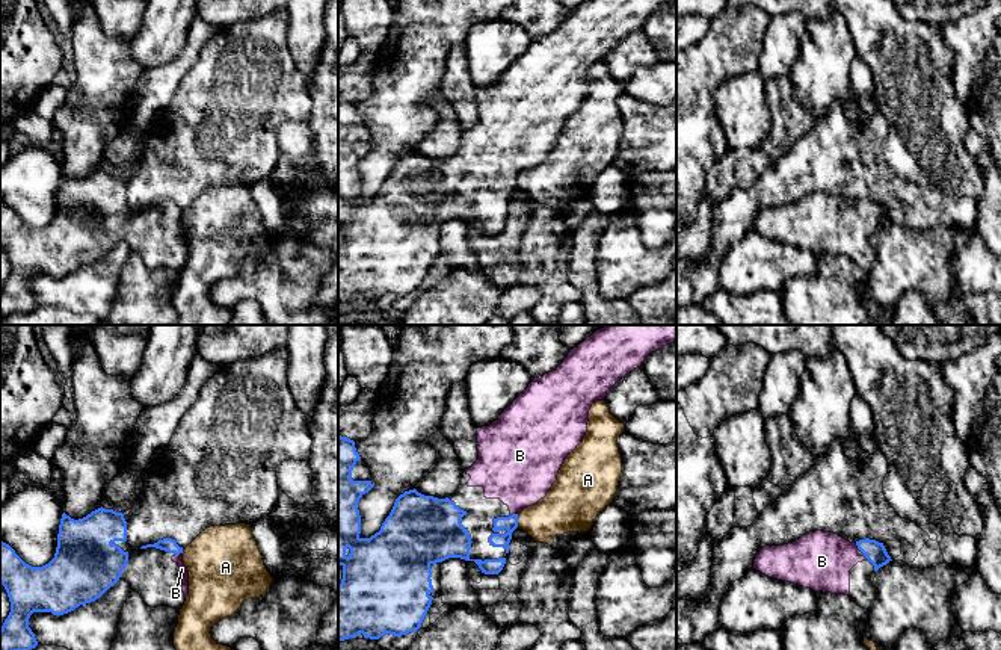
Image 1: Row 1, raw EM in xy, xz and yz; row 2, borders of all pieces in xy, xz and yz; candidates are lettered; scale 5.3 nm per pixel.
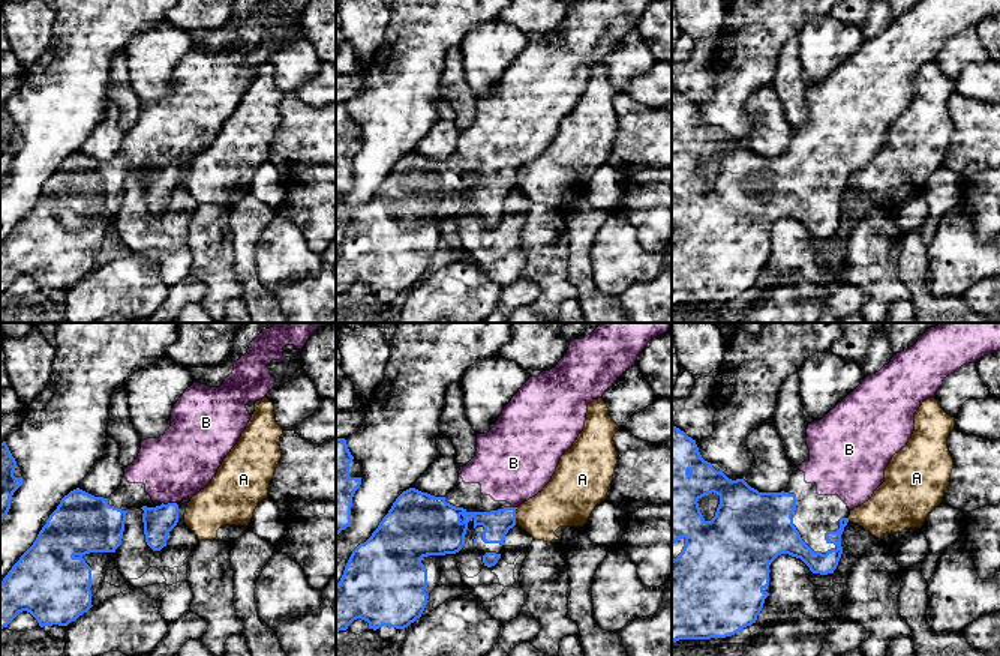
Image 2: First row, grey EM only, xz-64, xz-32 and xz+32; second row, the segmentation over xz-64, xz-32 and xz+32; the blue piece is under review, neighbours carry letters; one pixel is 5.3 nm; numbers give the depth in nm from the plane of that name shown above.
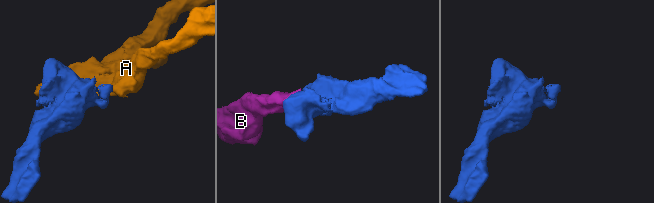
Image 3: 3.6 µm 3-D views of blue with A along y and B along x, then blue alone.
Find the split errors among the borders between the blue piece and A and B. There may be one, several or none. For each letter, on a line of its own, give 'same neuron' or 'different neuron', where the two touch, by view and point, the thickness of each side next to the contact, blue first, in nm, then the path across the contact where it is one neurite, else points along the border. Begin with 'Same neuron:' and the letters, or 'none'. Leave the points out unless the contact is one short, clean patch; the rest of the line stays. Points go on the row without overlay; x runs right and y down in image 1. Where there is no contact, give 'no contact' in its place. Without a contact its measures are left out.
Same neuron: B
A: different neuron; meets blue in xz at (517, 182); 80 nm thick on the blue side, 240 nm on the other
B: same neuron; meets blue in xz at (514, 176); 80 nm thick on the blue side, 400 nm on the other; runs through xz (509, 185), (514, 176), (518, 129)

